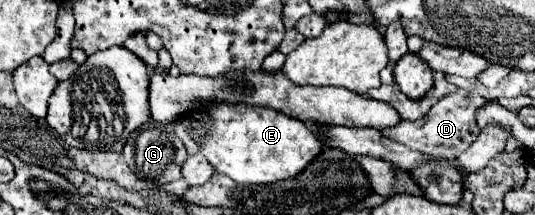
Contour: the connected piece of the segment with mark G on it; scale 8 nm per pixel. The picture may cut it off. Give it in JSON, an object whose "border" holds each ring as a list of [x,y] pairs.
{"border":[[[152,120],[142,124],[138,132],[128,140],[124,146],[124,158],[130,170],[140,178],[140,180],[150,180],[154,184],[168,184],[172,180],[180,178],[180,164],[186,160],[186,148],[182,146],[182,140],[174,136],[170,126],[166,124],[154,124]]]}

